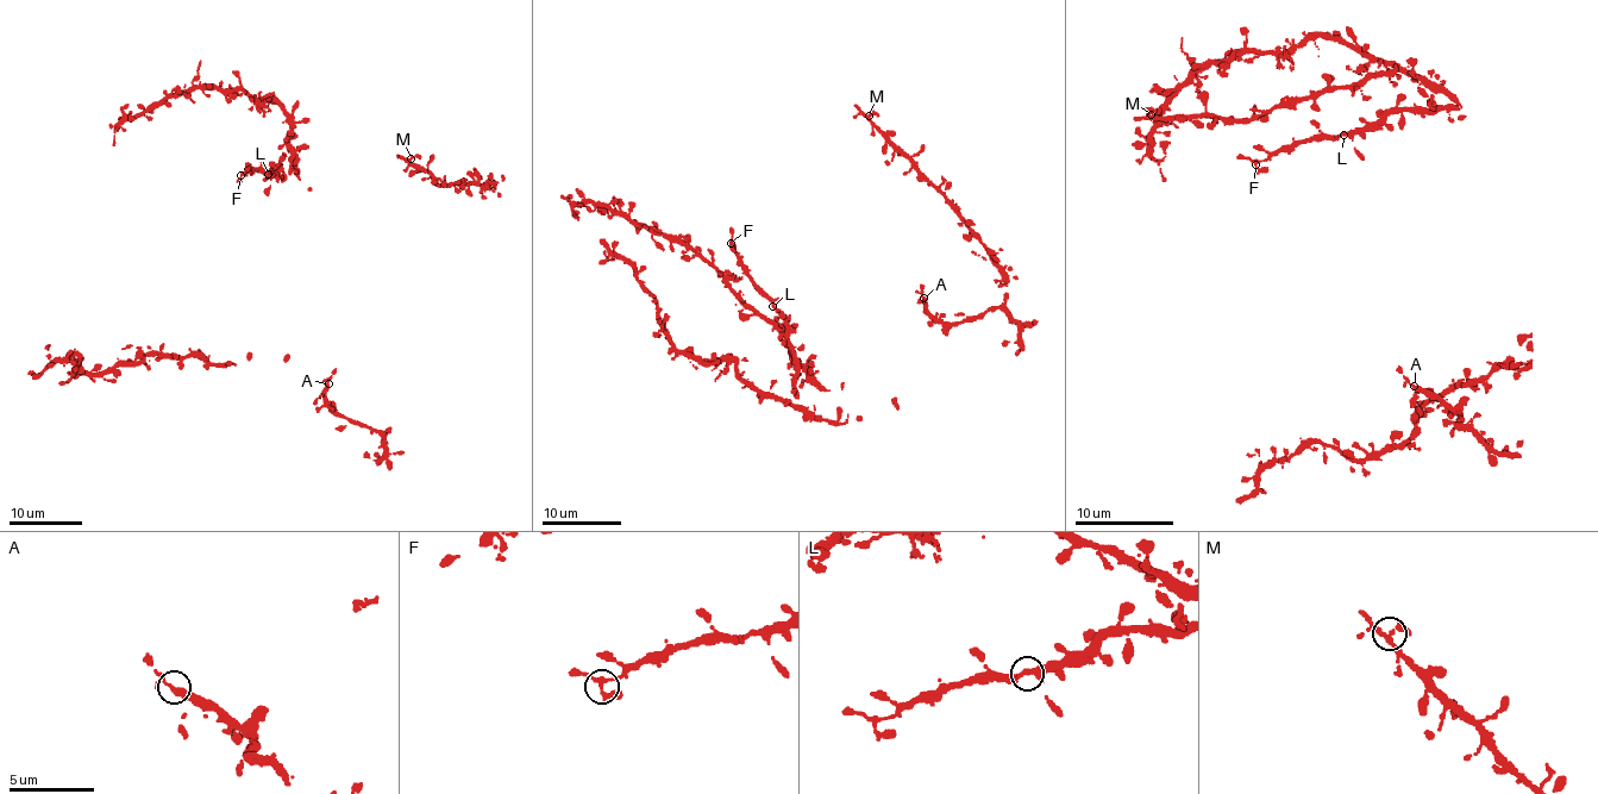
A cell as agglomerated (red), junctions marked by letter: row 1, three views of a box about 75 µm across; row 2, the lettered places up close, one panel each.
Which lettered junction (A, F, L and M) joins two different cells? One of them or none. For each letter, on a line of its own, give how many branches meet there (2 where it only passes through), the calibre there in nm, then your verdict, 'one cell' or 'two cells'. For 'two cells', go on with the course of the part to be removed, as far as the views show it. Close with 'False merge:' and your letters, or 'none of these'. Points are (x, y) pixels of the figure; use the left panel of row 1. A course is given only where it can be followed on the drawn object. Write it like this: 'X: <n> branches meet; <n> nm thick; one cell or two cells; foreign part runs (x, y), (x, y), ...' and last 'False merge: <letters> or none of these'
A: 3 branches meet; 240 nm thick; one cell
F: 3 branches meet; 240 nm thick; one cell
L: 3 branches meet; 240 nm thick; one cell
M: 3 branches meet; 240 nm thick; one cell
False merge: none of these

